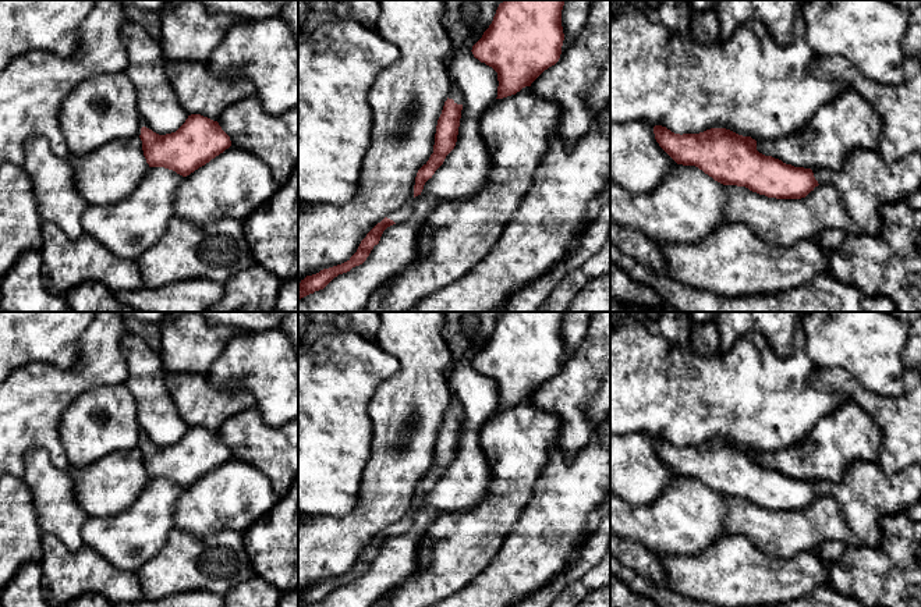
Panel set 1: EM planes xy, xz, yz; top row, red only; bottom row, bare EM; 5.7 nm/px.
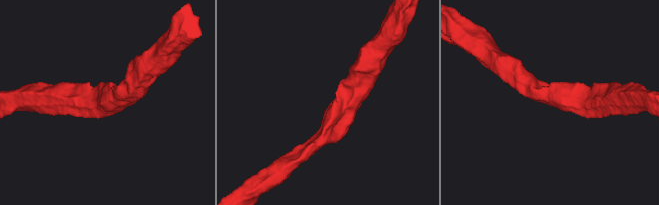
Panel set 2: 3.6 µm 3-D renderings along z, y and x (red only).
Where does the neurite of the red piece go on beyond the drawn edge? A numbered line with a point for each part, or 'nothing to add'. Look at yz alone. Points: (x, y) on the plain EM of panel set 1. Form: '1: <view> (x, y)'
nothing to add

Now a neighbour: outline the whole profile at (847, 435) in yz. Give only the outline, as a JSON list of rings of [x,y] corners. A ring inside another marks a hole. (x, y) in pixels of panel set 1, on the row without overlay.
[[[847,400],[832,413],[819,419],[803,441],[777,451],[757,452],[757,462],[794,479],[837,483],[843,479],[846,469],[853,462],[876,461],[882,447],[882,439],[882,432],[876,422],[861,407]]]

